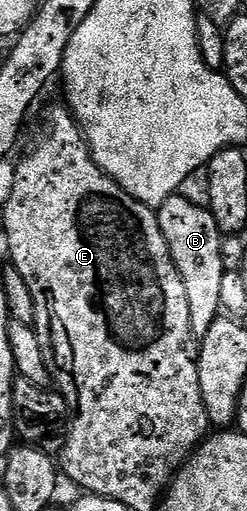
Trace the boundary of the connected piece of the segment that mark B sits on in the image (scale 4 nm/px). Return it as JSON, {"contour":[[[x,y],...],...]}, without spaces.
{"contour":[[[180,195],[166,198],[164,205],[158,209],[158,215],[162,234],[166,238],[166,246],[186,286],[186,302],[190,302],[190,330],[193,337],[201,338],[222,312],[219,299],[226,264],[224,264],[224,252],[220,249],[220,239],[222,239],[220,227],[214,222],[207,208],[196,206]]]}

